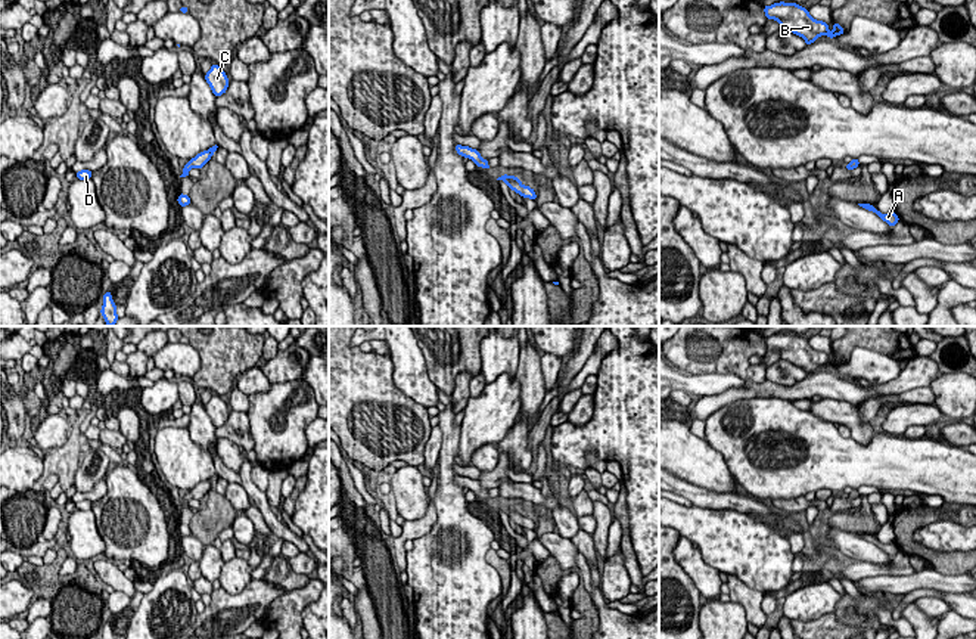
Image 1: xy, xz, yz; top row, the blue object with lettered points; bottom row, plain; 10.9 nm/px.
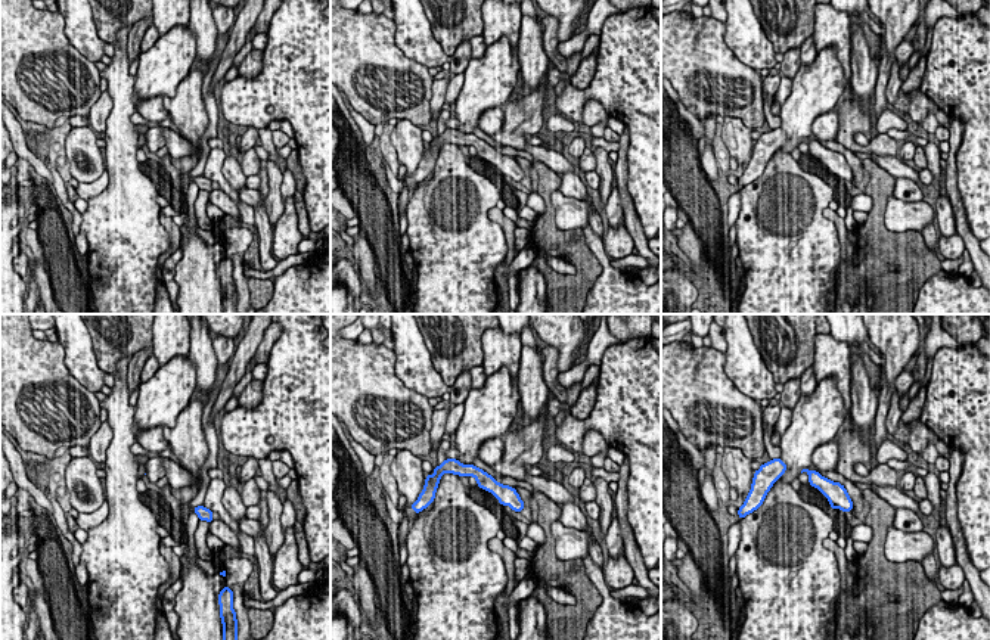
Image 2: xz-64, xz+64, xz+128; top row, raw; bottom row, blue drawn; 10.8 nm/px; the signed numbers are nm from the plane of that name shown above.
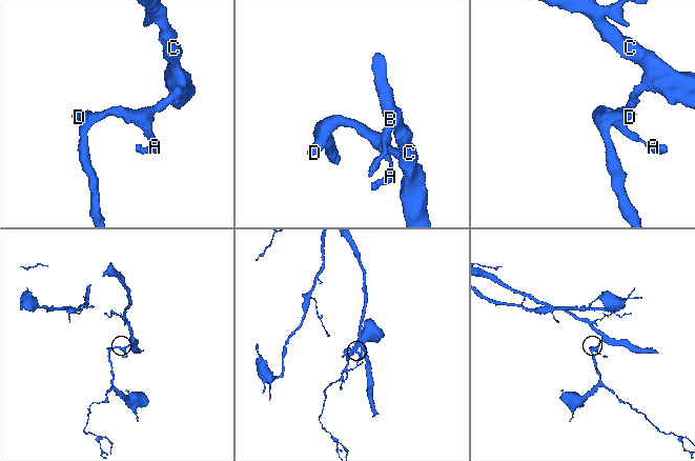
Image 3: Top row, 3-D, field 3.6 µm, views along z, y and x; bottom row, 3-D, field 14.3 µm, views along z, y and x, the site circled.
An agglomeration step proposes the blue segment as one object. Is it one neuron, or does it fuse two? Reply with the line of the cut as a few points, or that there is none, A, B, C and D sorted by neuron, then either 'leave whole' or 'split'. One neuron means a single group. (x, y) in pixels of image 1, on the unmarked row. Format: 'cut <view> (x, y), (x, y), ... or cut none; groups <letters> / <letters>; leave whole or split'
cut none; groups A B C D; leave whole

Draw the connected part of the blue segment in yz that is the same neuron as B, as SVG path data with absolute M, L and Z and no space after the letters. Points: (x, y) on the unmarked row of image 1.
M774 334L771 336L764 336L764 342L768 351L778 351L780 359L802 367L806 376L817 372L821 366L834 369L836 366L845 365L843 357L836 353L833 353L833 362L830 363L829 354L814 350L808 339L796 334Z

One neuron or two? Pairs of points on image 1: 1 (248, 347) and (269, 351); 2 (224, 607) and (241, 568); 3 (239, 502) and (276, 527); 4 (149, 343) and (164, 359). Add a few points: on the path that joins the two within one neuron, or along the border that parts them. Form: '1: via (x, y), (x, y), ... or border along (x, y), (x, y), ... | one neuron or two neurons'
1: border along (264, 341), (261, 356) | two neurons
2: border along (251, 579), (235, 593), (227, 593), (221, 588) | two neurons
3: border along (241, 484), (251, 499) | two neurons
4: border along (168, 343), (152, 357) | two neurons

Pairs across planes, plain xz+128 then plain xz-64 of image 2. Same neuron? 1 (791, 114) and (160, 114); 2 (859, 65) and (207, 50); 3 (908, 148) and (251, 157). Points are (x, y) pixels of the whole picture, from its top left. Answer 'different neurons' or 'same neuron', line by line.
1: different neurons
2: same neuron
3: different neurons

